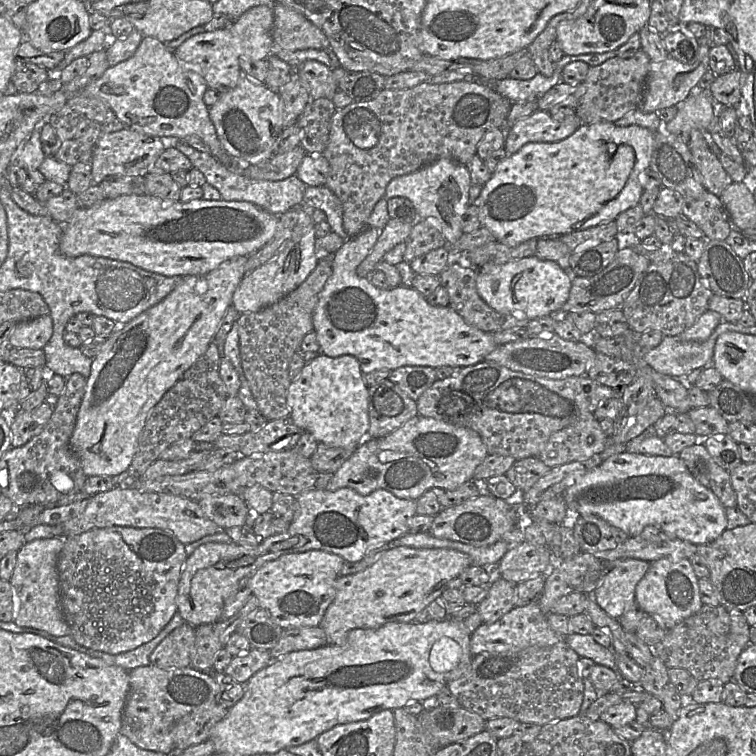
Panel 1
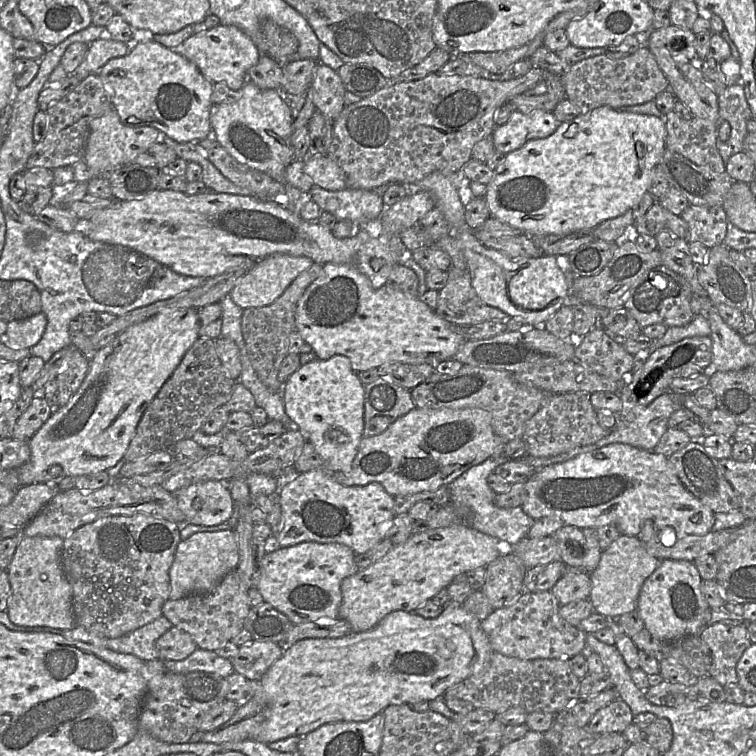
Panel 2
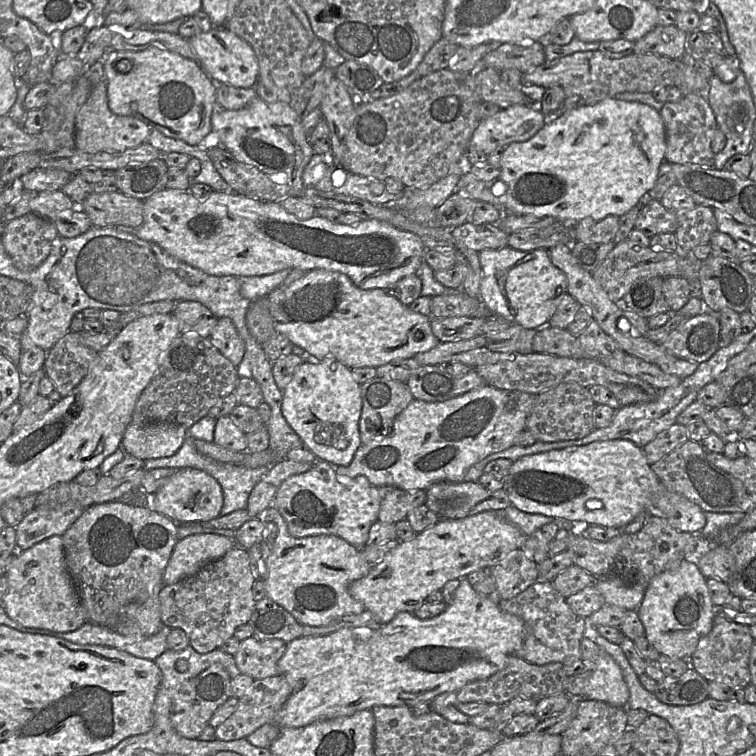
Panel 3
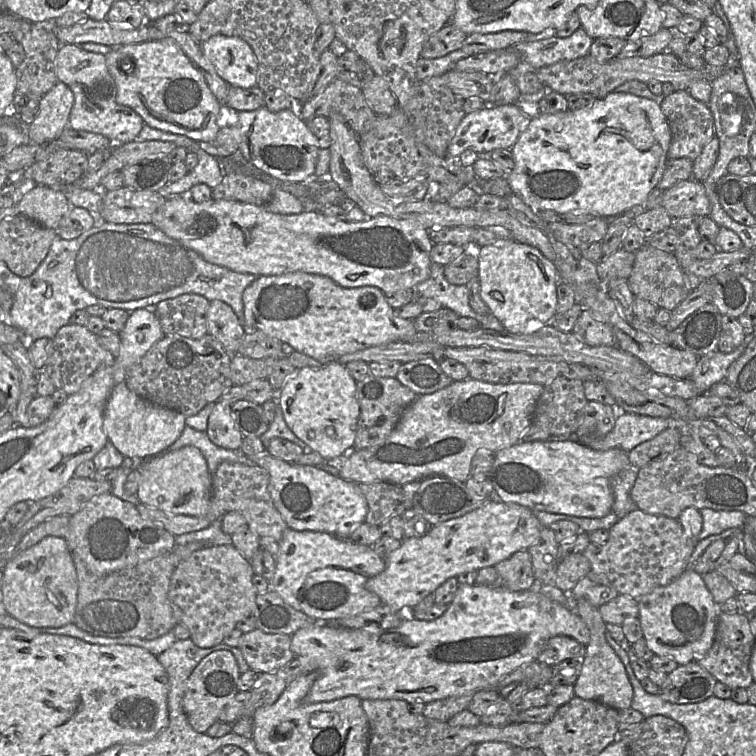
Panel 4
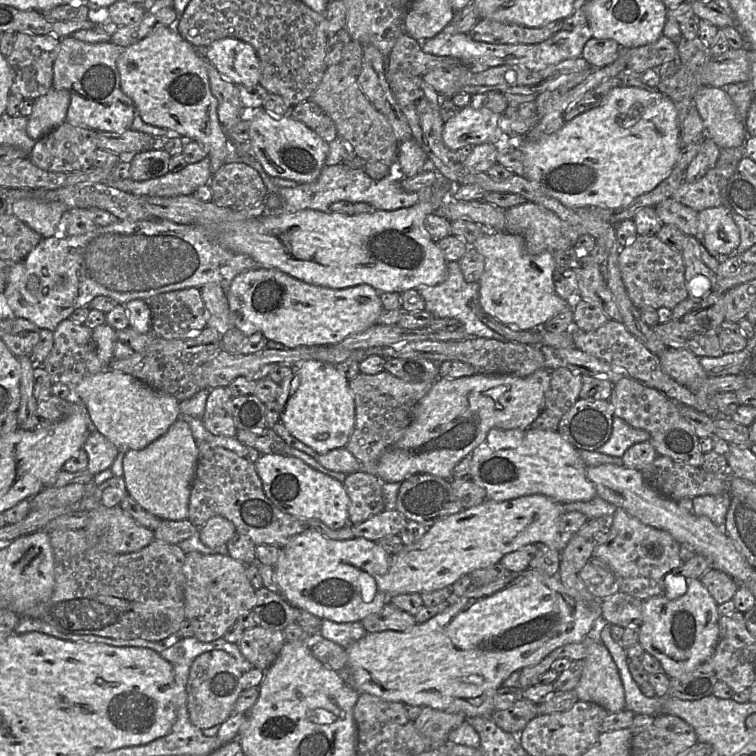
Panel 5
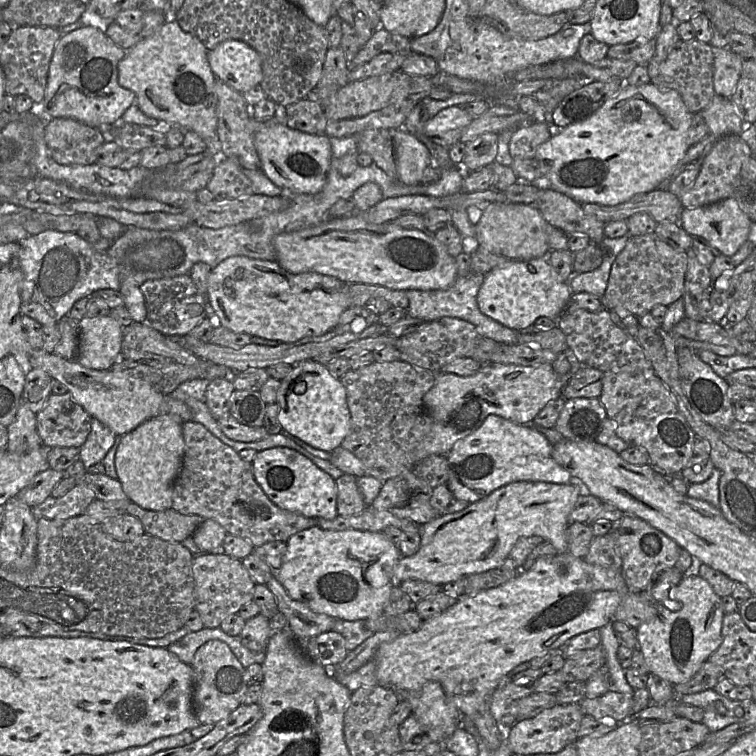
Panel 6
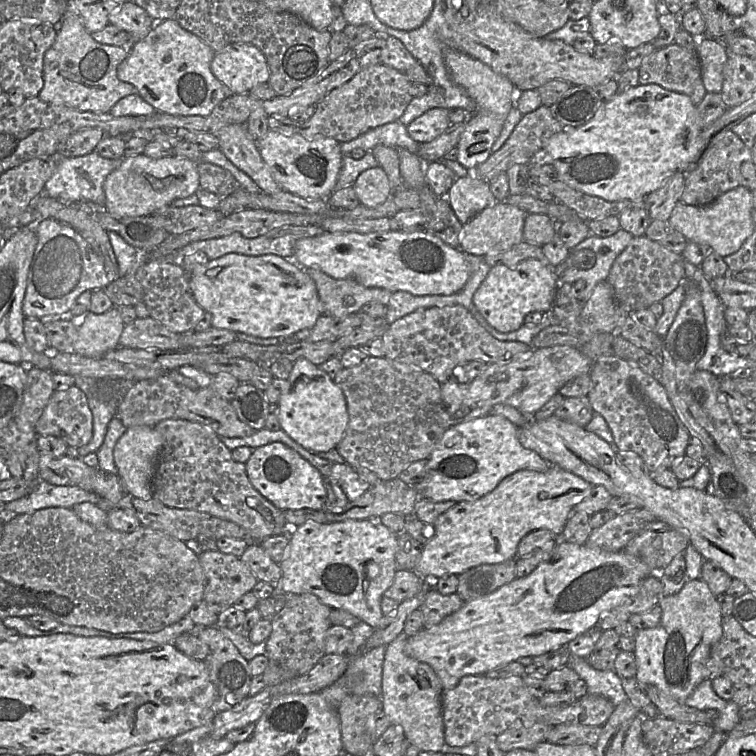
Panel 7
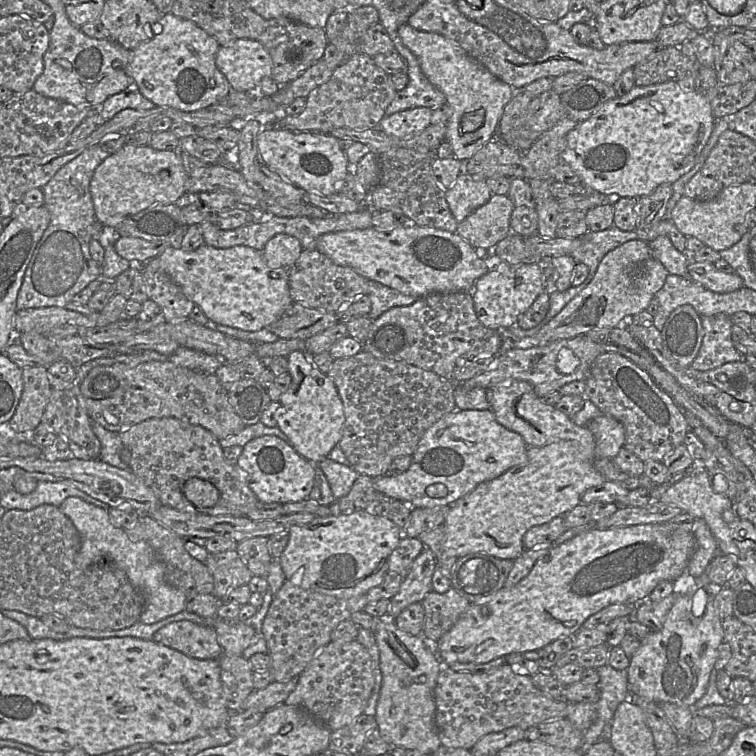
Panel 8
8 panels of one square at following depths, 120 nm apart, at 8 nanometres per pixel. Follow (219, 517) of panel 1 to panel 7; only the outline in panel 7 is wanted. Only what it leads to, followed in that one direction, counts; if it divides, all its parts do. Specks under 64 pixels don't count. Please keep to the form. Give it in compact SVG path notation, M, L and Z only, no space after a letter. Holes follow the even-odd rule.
M132 426L126 428L124 434L114 447L114 462L118 469L118 477L129 494L136 498L149 500L153 498L152 479L155 467L163 447L163 437L154 426Z

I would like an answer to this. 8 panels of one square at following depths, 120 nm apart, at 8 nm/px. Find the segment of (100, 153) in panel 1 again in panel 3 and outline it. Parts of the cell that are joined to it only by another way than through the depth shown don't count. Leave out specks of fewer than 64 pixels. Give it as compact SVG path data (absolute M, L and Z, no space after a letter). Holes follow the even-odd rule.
M107 82L98 83L88 100L80 108L75 121L75 147L83 152L96 153L119 152L134 148L147 142L151 127L132 116L120 116L113 113L108 105Z

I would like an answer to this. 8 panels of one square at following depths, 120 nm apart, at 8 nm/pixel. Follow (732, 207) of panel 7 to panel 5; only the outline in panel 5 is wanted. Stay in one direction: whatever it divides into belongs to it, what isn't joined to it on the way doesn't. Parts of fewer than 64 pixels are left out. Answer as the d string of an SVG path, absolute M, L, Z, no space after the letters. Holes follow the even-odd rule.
M725 205L698 212L701 237L709 248L723 256L735 253L740 244L740 231Z

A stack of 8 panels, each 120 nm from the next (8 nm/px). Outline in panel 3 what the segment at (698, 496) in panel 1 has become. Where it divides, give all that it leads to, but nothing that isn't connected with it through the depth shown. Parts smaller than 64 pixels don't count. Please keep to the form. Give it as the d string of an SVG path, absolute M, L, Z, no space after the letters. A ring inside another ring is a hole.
M625 439L599 441L523 456L513 461L503 483L511 506L531 514L586 522L589 526L621 529L641 513L648 513L665 518L679 531L700 535L706 523L704 511L687 498L668 490L651 469L642 448Z

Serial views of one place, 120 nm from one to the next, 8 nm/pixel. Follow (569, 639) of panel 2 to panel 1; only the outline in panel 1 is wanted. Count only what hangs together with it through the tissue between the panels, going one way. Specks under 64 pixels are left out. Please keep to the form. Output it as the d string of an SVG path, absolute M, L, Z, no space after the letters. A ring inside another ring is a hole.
M538 602L514 607L499 620L491 624L482 623L471 635L470 650L473 656L483 652L523 649L532 646L548 647L564 640L566 636L555 633L548 624Z

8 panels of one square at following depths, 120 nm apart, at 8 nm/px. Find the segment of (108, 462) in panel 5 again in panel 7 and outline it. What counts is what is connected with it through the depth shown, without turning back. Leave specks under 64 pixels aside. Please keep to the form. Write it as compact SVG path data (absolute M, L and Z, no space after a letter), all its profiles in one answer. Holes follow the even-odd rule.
M100 380L95 395L87 396L88 406L93 418L93 436L90 442L78 448L78 458L96 453L103 444L108 425L115 417L117 405L123 394L138 381Z

